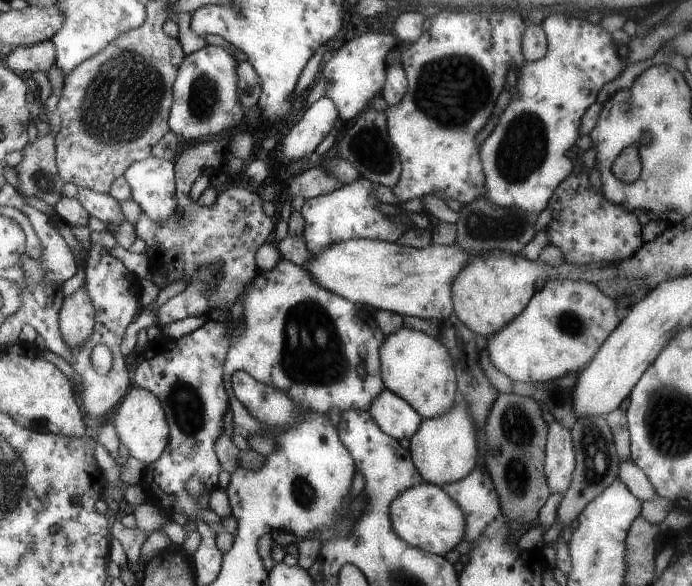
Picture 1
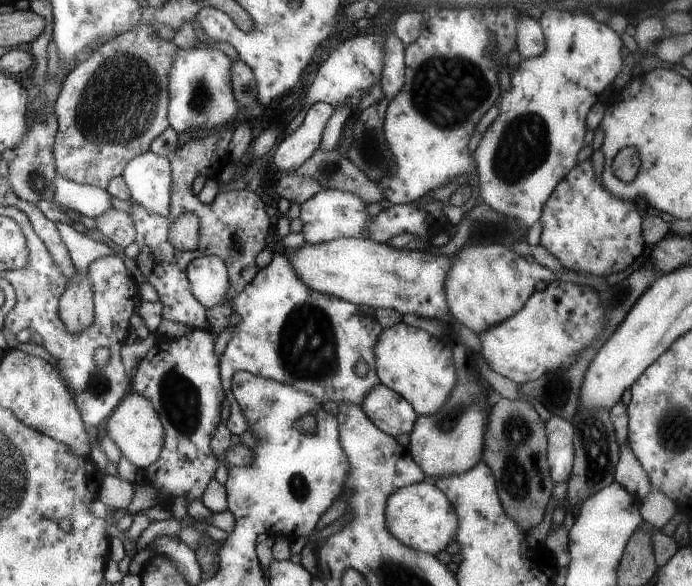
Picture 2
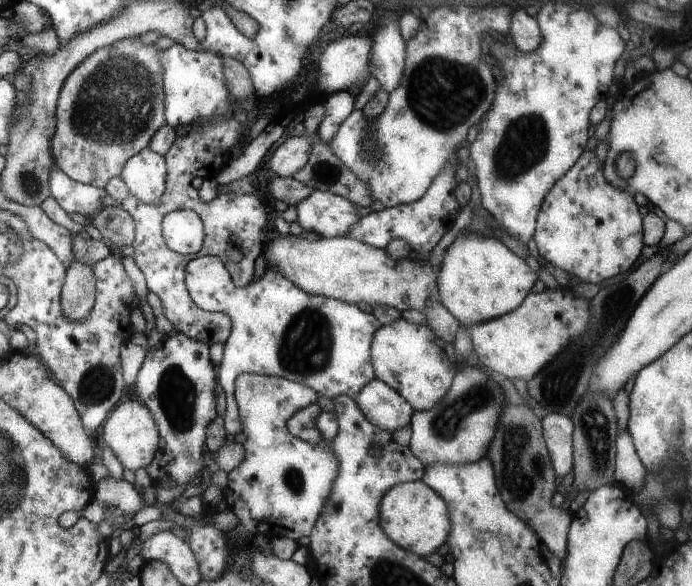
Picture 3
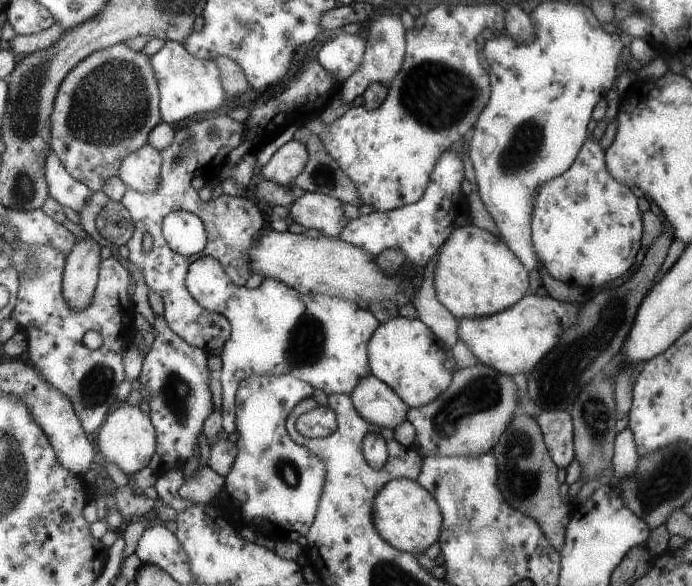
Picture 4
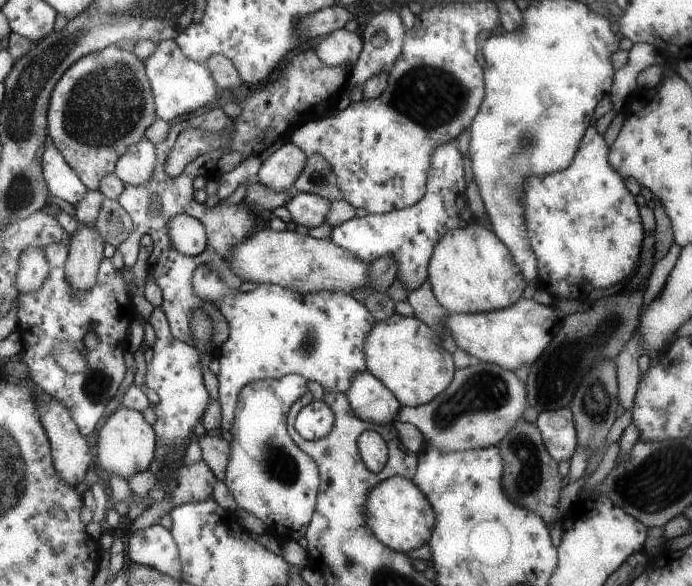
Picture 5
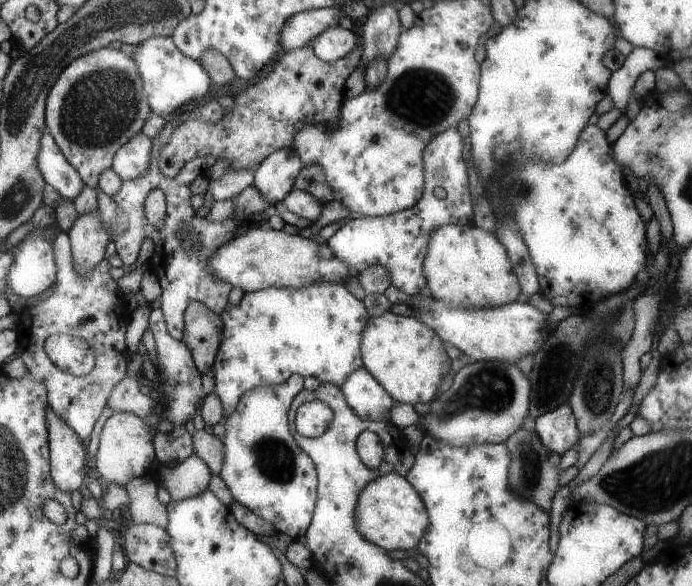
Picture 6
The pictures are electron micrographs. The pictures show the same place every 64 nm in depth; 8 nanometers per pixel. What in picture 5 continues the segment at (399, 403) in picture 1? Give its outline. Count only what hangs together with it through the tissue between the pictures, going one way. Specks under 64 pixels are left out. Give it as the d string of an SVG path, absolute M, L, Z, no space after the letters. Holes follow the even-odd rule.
M369 372L357 374L345 392L349 398L349 406L353 414L361 422L371 424L395 424L395 412L399 410L399 402L379 380L375 380Z

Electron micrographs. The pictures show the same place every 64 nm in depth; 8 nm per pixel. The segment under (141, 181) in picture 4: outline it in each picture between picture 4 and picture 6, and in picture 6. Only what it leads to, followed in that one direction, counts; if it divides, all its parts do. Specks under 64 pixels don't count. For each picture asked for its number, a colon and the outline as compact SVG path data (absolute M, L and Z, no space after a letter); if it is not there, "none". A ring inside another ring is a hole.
5: M143 140L137 146L131 146L121 162L117 162L117 178L121 178L125 186L147 186L155 176L157 162L157 146Z
6: M139 134L133 138L121 152L117 152L115 158L115 172L125 180L125 182L135 182L141 180L149 168L151 168L151 158L153 158L153 146L155 140L149 138L147 134Z

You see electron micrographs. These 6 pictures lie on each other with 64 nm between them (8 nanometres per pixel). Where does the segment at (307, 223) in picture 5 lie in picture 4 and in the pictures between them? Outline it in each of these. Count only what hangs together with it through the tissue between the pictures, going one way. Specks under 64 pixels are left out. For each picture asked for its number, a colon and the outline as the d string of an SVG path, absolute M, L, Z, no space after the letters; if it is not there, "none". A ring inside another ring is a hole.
4: M305 192L303 198L289 208L293 222L301 224L305 230L321 230L325 236L335 238L339 228L349 220L341 212L341 202L325 194Z

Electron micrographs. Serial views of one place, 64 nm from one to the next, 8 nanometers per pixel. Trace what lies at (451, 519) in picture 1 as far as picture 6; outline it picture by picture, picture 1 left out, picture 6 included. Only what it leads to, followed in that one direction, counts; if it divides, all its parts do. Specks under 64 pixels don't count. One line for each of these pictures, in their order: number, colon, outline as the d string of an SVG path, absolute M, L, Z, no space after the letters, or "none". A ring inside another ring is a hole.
2: M429 480L409 484L409 486L403 486L401 490L393 492L389 496L389 500L385 502L385 518L387 518L389 532L399 542L403 542L407 548L413 548L413 550L425 552L425 554L433 554L433 556L447 548L447 544L453 540L453 536L459 528L459 518L451 506L449 498Z
3: M397 482L397 486L393 486L385 494L385 498L381 498L379 510L381 530L385 532L385 536L389 536L389 540L393 540L393 544L397 544L397 548L405 552L413 552L423 558L449 542L449 508L445 500L441 500L441 496L429 490L423 482Z
4: M393 478L393 482L389 482L373 502L373 526L377 528L381 540L385 540L391 548L417 556L441 538L443 516L441 508L437 508L437 500L433 500L421 484L415 480Z
5: M393 476L385 478L381 486L373 486L373 490L369 490L369 502L365 502L365 526L369 528L369 534L373 534L373 538L381 542L381 546L387 546L397 554L413 552L429 542L435 524L437 518L433 506L421 494L421 488L417 488L417 484L413 484L411 480Z
6: M383 474L375 478L361 490L357 508L357 530L365 536L365 540L381 546L385 552L395 550L399 556L407 550L415 550L417 542L429 534L429 512L423 498L411 486L411 482L401 474Z

